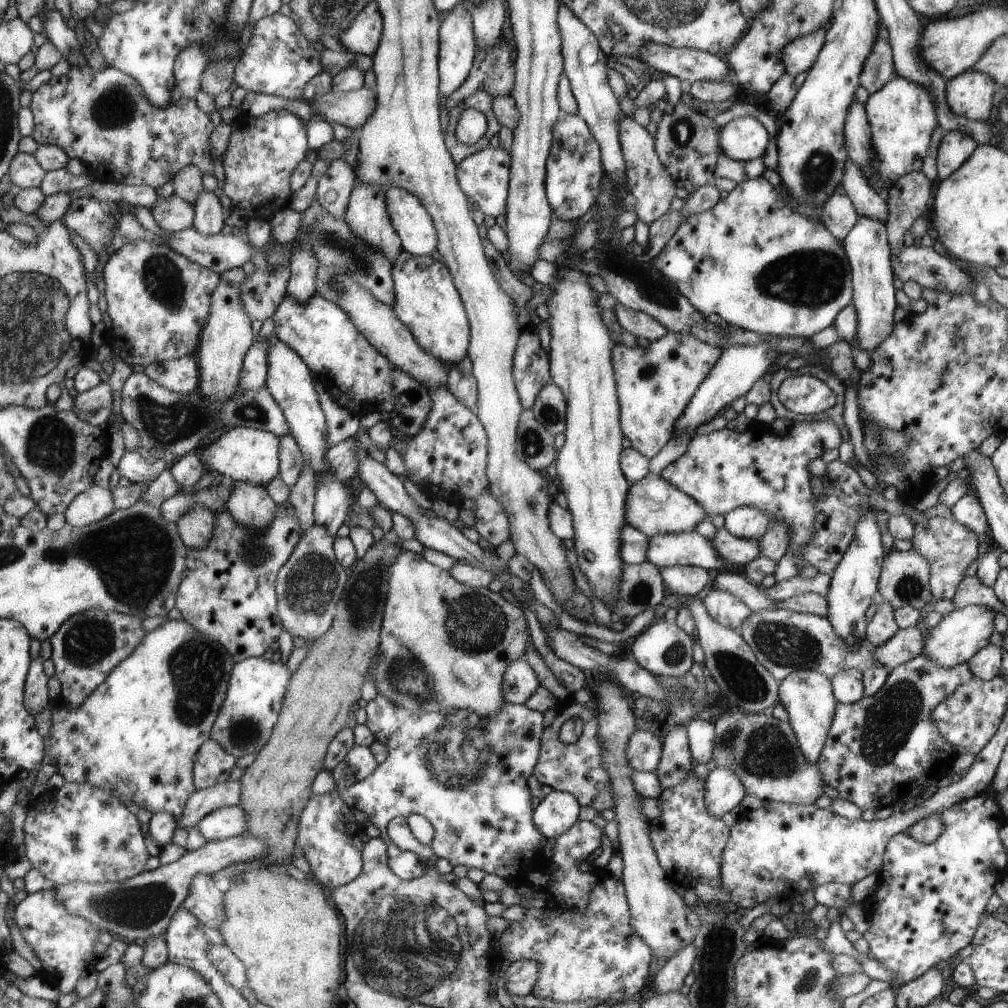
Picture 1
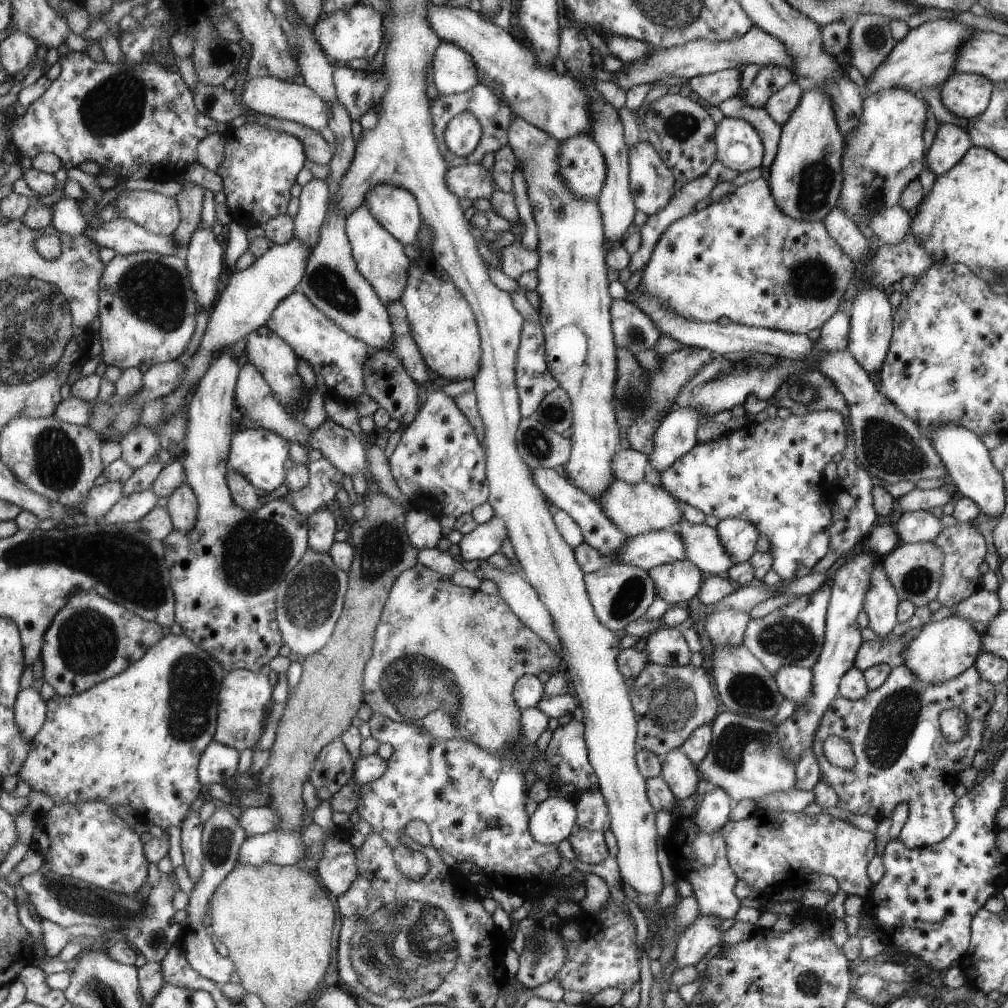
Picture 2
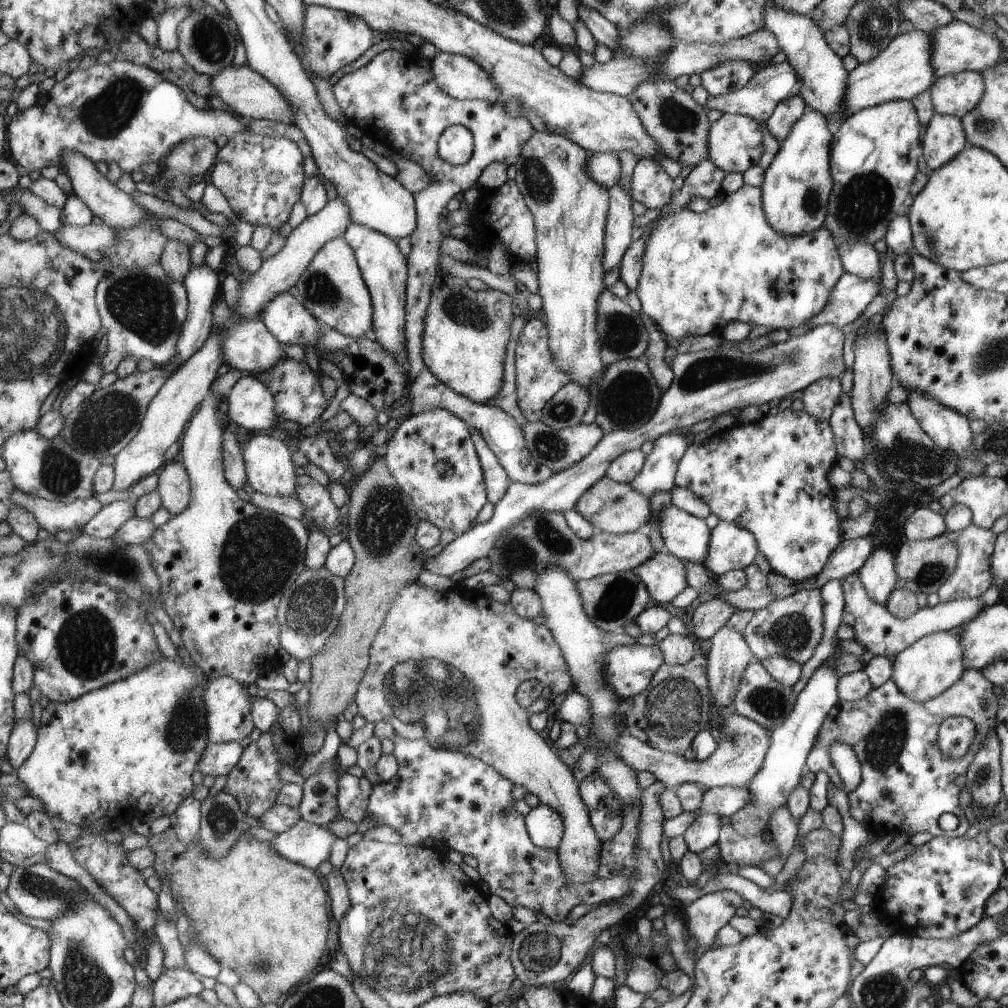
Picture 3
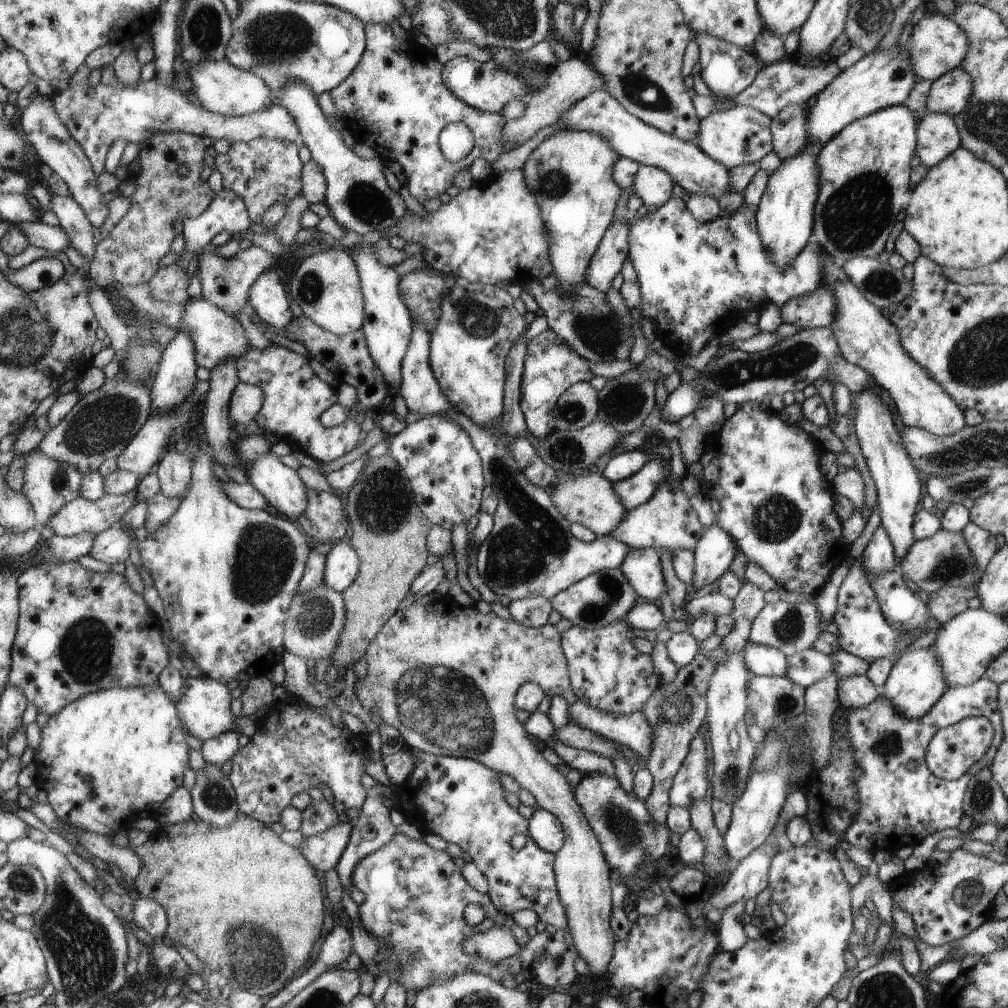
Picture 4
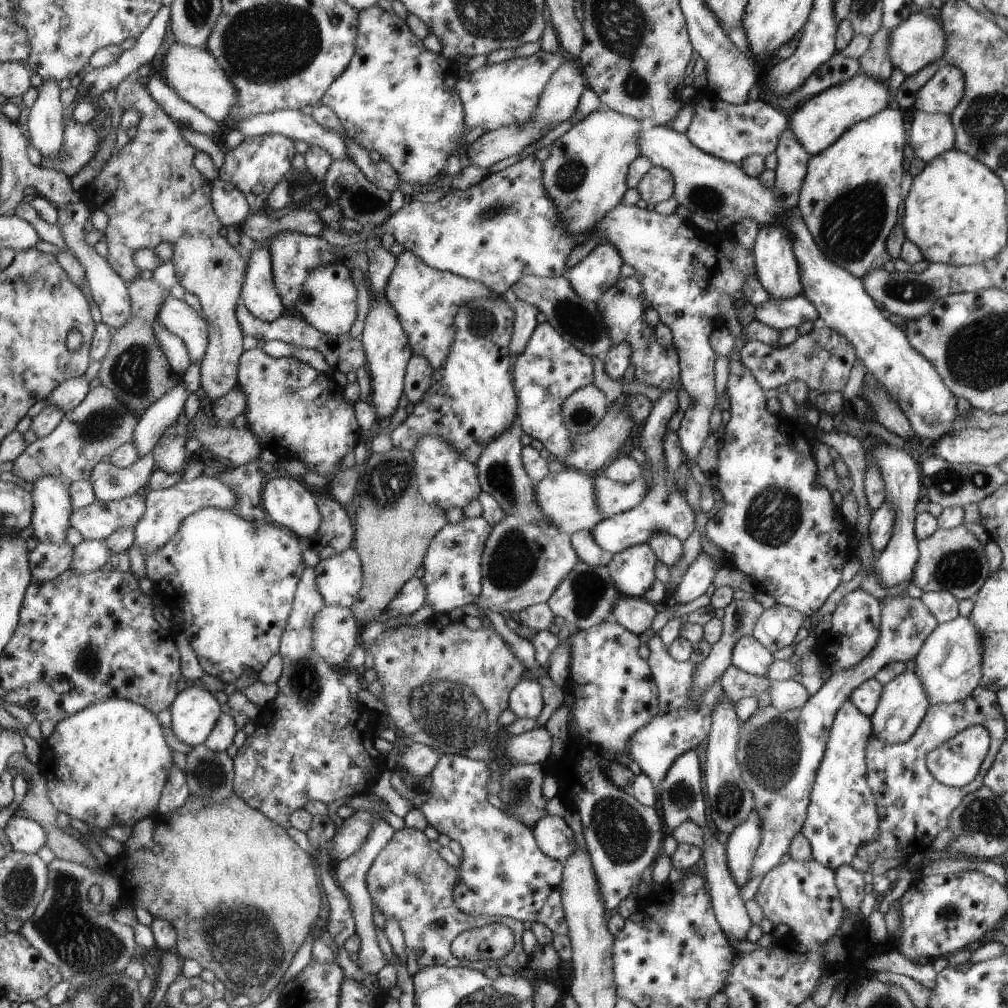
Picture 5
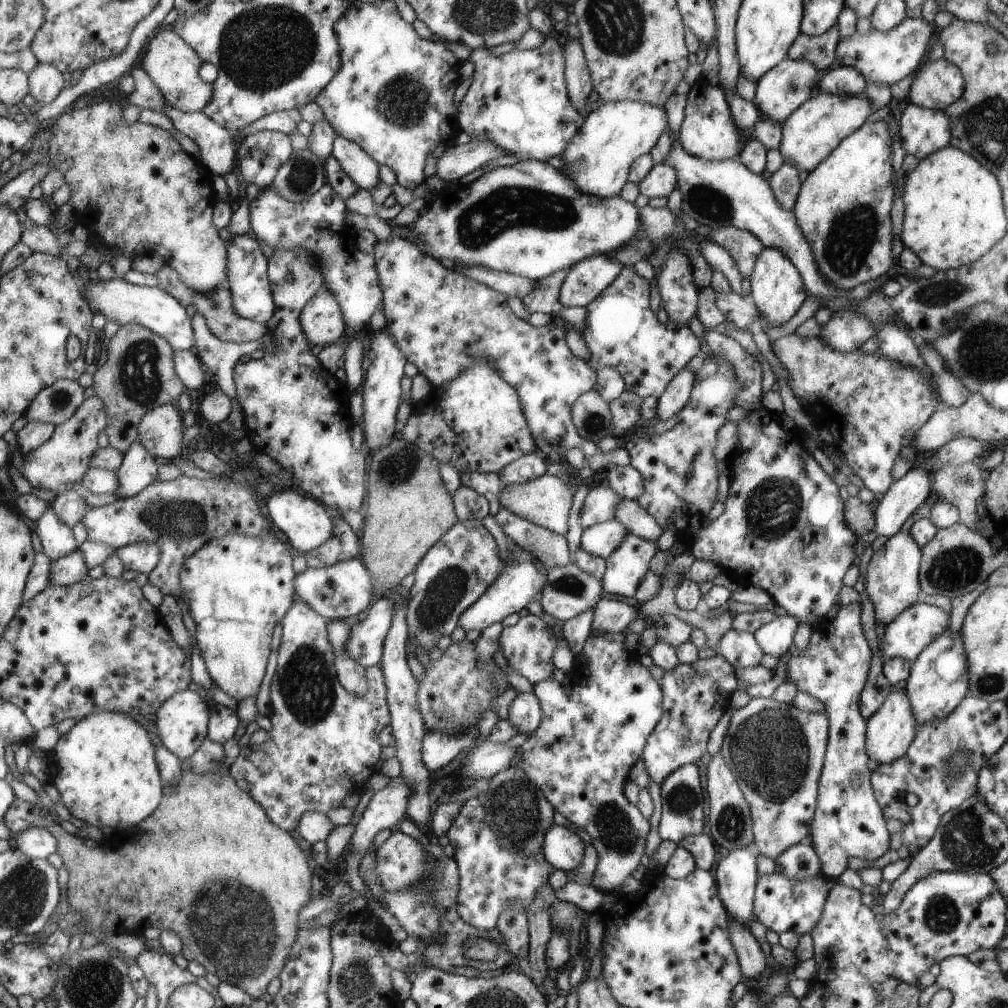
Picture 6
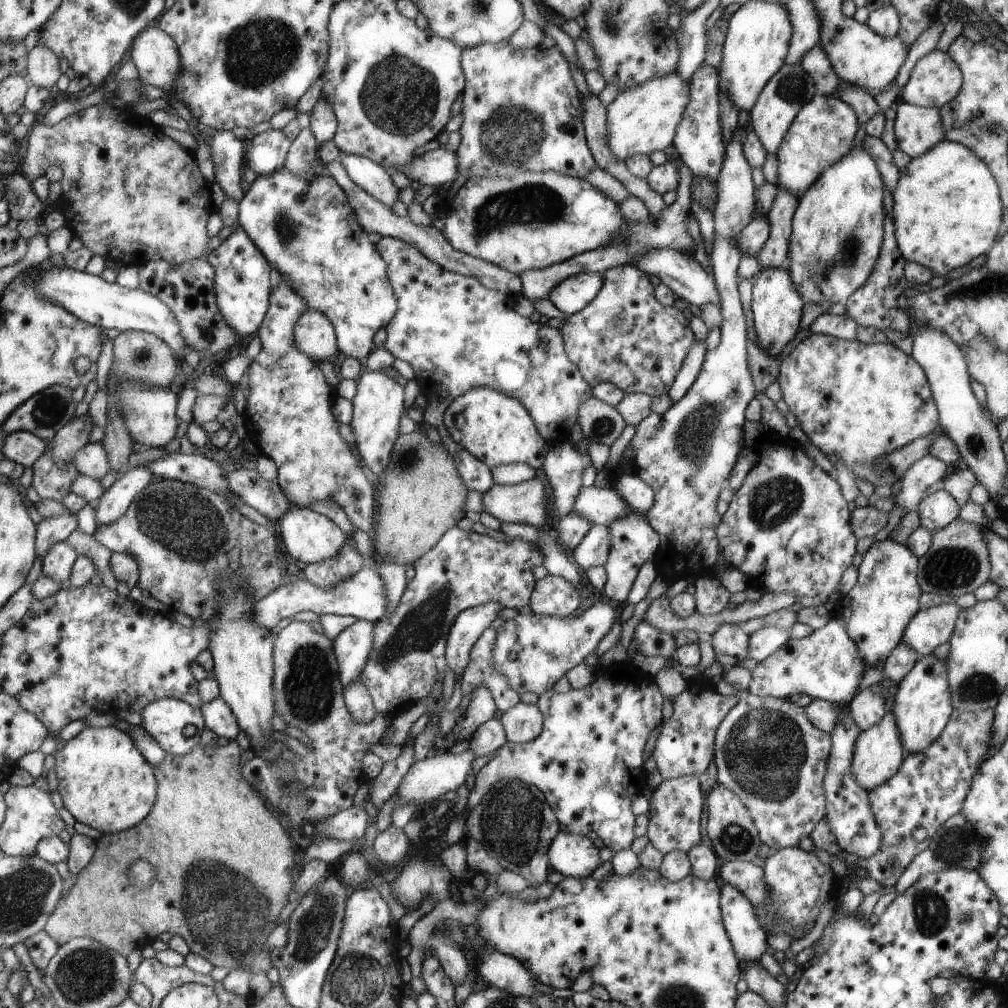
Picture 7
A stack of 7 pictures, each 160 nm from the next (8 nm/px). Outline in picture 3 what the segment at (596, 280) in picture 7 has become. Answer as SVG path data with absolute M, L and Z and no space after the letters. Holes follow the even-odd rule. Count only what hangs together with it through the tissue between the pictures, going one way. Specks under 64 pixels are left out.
M619 180L608 189L608 217L605 224L604 270L620 264L623 254L631 245L634 215L632 199L619 185Z

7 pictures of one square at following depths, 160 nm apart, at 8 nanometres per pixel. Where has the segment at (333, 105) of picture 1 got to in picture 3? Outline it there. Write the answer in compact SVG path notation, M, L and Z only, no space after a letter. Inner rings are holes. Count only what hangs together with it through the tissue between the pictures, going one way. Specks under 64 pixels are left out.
M246 64L243 66L227 66L223 72L213 77L211 84L219 96L233 108L233 112L243 118L255 118L256 120L268 119L284 123L294 123L295 114L291 102L285 98L285 94L271 80L255 72Z

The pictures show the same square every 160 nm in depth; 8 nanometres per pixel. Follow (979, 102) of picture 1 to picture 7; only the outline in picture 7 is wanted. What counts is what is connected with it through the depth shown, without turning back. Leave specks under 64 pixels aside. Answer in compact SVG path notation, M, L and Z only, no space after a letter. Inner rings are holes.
M933 50L916 61L899 97L910 105L939 109L956 96L961 86L963 76L956 61L948 53Z

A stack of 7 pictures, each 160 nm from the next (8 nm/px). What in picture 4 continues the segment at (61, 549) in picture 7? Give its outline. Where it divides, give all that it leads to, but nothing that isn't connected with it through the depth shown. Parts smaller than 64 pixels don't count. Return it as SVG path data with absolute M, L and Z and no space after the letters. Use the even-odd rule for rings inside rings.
M34 449L21 456L27 460L22 492L35 508L37 521L41 524L56 516L65 504L72 503L73 500L82 496L81 484L84 483L85 472L81 472L81 468L75 468L73 464L47 456L47 452L41 452L41 450Z

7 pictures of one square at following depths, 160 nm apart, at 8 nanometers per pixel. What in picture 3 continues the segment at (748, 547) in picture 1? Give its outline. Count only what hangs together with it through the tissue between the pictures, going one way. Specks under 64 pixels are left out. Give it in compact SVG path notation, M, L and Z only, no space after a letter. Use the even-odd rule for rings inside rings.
M669 504L659 510L657 524L668 554L683 562L687 560L695 564L703 564L708 558L712 532L703 519Z

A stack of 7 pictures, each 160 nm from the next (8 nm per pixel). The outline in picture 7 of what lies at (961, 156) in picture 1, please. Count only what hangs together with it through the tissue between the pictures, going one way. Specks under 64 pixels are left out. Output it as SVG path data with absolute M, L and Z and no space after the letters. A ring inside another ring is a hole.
M900 101L895 111L894 137L897 149L910 158L923 155L944 138L939 109Z

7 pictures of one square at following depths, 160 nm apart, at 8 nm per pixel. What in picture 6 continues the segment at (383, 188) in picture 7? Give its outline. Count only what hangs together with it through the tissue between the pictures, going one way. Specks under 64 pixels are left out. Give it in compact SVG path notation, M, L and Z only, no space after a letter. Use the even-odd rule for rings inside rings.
M337 134L333 155L342 164L345 172L356 180L360 188L371 190L379 181L378 164L359 144Z

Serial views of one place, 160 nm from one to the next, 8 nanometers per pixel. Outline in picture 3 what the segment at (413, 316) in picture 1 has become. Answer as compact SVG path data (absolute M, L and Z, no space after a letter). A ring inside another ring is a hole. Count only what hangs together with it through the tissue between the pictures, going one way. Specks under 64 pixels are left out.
M445 270L439 271L432 283L431 299L425 310L421 332L421 360L425 368L452 392L480 404L493 398L501 388L505 346L509 342L509 326L513 320L513 303L509 295L488 287L484 291L475 292L466 285L465 280L456 278Z

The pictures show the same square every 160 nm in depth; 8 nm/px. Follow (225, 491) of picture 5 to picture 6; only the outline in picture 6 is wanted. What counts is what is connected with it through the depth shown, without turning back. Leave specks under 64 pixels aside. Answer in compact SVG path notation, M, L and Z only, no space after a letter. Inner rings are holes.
M139 541L119 547L116 554L123 564L123 570L151 574L161 560L162 548L157 543Z

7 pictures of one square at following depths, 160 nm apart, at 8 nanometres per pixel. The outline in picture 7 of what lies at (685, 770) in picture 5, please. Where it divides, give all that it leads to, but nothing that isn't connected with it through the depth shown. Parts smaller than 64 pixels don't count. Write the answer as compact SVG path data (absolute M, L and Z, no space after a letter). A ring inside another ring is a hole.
M685 775L675 779L663 779L659 785L649 791L647 812L649 820L645 831L648 844L662 855L673 849L687 853L692 846L698 845L703 796L697 776Z

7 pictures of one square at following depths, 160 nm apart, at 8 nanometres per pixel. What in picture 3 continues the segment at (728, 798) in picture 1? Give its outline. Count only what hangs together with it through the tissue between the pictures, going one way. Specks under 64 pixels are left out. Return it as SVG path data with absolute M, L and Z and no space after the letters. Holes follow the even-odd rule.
M717 814L697 816L682 835L688 851L697 855L711 844L718 843L721 828L721 816Z

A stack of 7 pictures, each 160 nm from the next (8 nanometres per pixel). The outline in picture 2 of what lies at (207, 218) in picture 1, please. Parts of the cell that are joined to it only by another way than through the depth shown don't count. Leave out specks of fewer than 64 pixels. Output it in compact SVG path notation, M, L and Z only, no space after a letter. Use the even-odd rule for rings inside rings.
M199 224L189 242L186 257L189 272L192 273L193 290L197 292L197 304L209 309L209 312L215 307L221 294L217 288L219 279L228 270L225 256L225 244L217 242L212 228Z

